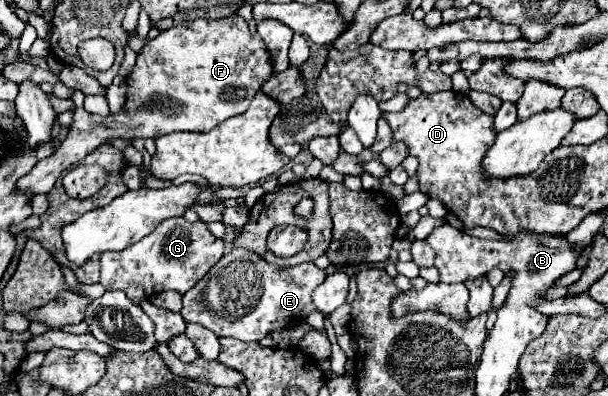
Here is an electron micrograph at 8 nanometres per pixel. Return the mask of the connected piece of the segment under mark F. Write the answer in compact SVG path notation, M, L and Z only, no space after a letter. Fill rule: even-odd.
M229 16L221 20L191 20L179 26L173 26L169 30L163 30L157 38L149 40L143 50L137 56L137 64L133 72L127 76L127 100L119 114L111 114L107 118L89 114L83 108L83 94L73 92L73 102L77 104L75 120L69 128L67 138L61 142L61 146L45 160L39 160L37 166L23 176L17 182L17 188L21 192L33 192L33 194L47 194L51 192L53 184L61 176L61 172L73 164L79 164L89 152L97 150L103 144L111 144L117 138L133 140L133 138L159 138L171 132L209 132L217 124L221 124L227 118L243 114L253 96L261 90L261 86L271 78L273 64L269 50L261 36L255 32L249 32L247 22L241 16Z

